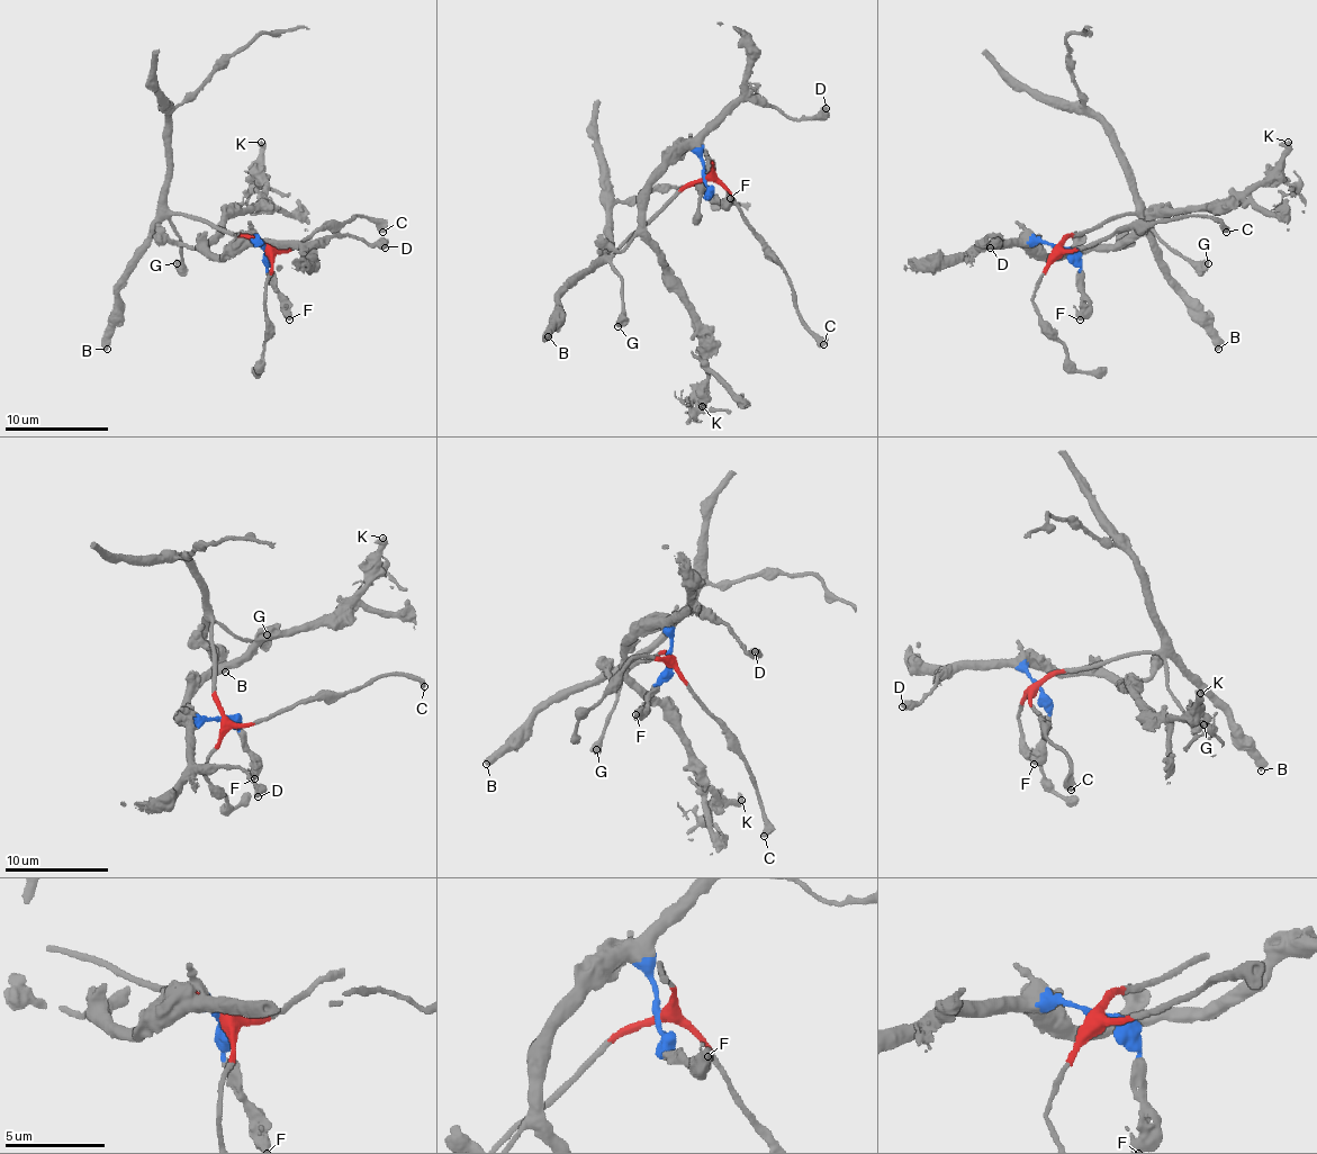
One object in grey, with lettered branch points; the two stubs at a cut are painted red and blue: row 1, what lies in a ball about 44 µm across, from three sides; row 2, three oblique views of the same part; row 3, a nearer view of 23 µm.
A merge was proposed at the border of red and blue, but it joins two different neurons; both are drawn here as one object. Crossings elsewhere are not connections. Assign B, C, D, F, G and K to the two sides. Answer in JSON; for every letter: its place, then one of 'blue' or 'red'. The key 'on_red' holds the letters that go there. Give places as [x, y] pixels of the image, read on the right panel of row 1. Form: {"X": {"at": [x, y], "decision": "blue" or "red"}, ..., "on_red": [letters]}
{"B": {"at": [1218, 349], "decision": "red"}, "C": {"at": [1226, 232], "decision": "red"}, "D": {"at": [990, 248], "decision": "blue"}, "F": {"at": [1080, 319], "decision": "blue"}, "G": {"at": [1208, 263], "decision": "red"}, "K": {"at": [1288, 142], "decision": "blue"}, "on_red": ["B", "C", "G"]}

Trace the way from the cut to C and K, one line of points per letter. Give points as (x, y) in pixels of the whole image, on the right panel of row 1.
C: (1058, 248), (1074, 250), (1118, 232), (1178, 216), (1214, 216), (1227, 232)
K: (1058, 248), (1033, 240), (1048, 255), (1088, 248), (1124, 248), (1157, 216), (1245, 198), (1279, 164), (1289, 142)

